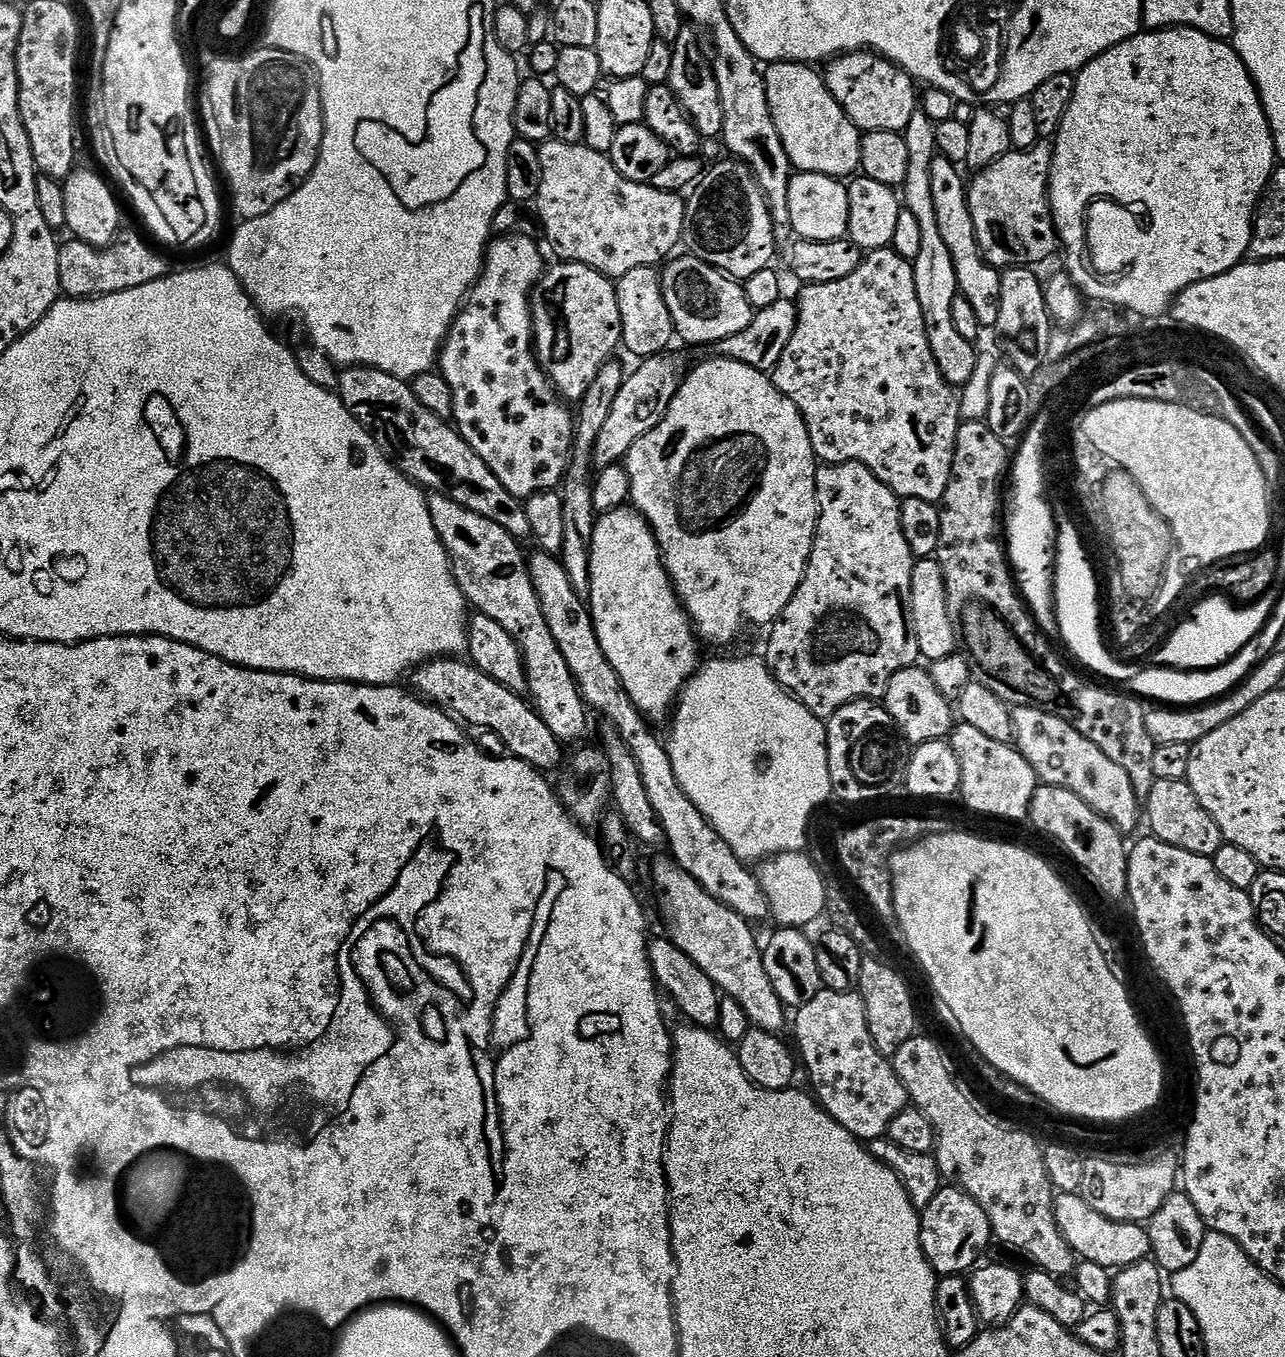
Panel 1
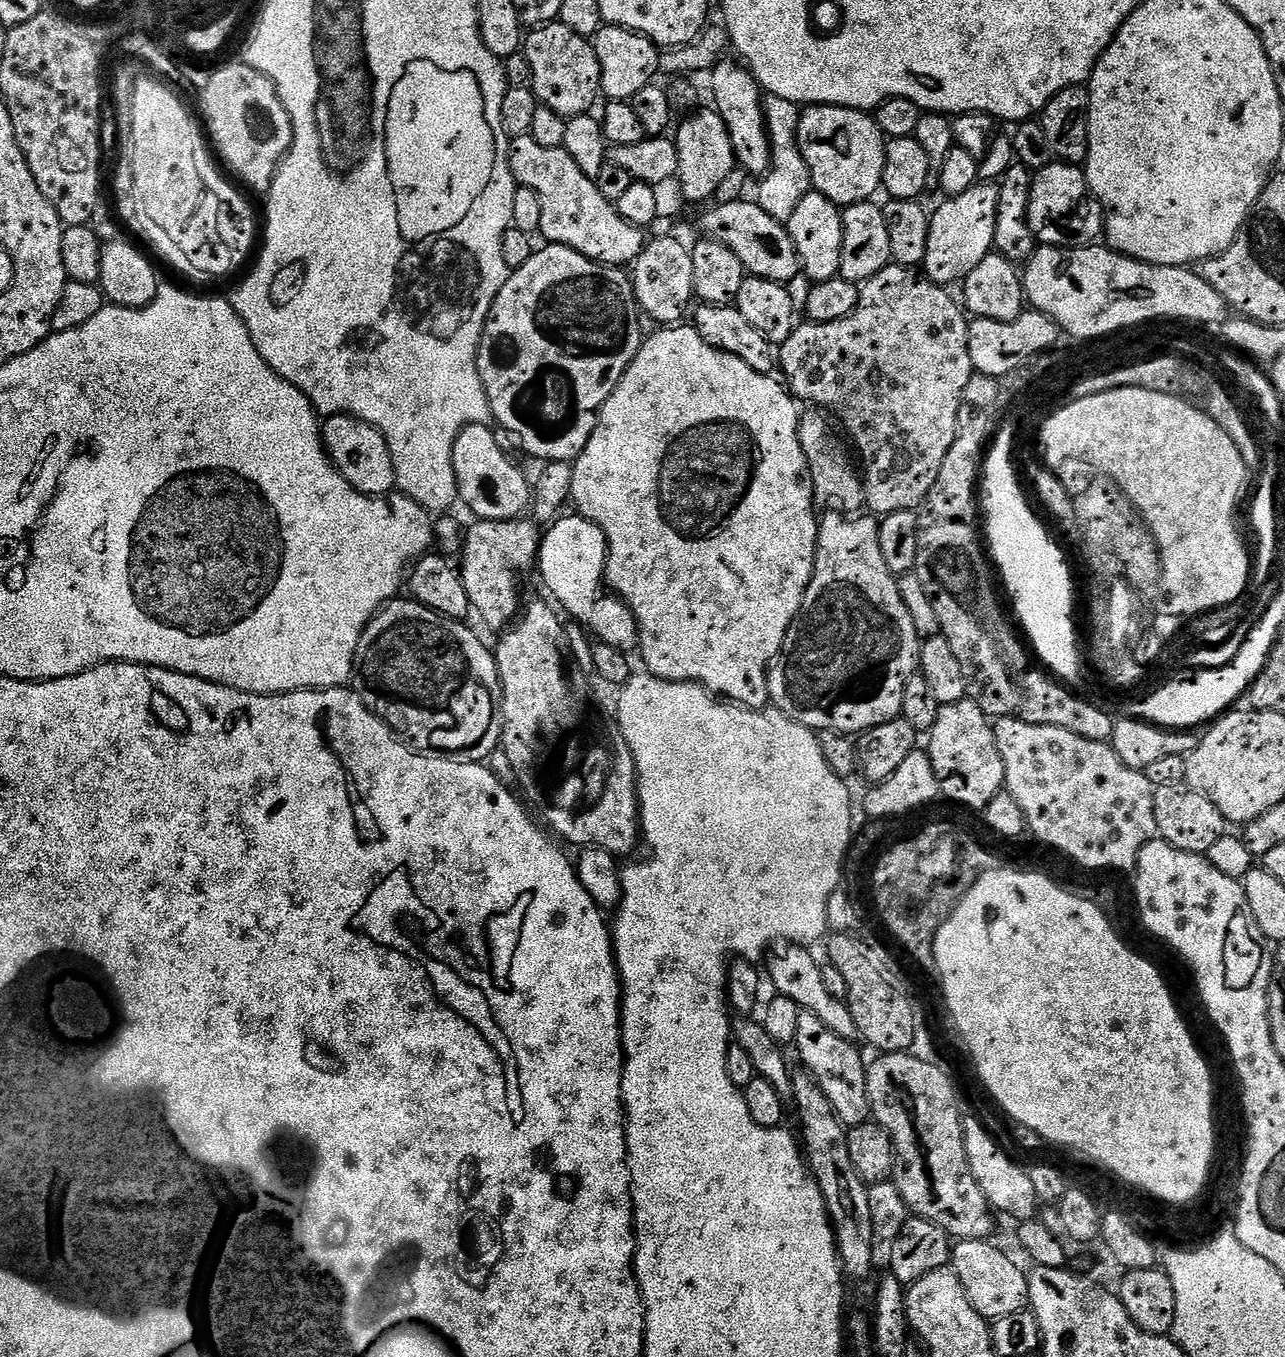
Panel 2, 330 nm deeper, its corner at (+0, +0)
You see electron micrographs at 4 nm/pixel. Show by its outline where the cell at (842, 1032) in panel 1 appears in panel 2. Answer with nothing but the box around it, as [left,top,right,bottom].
[794,1011,870,1129]

